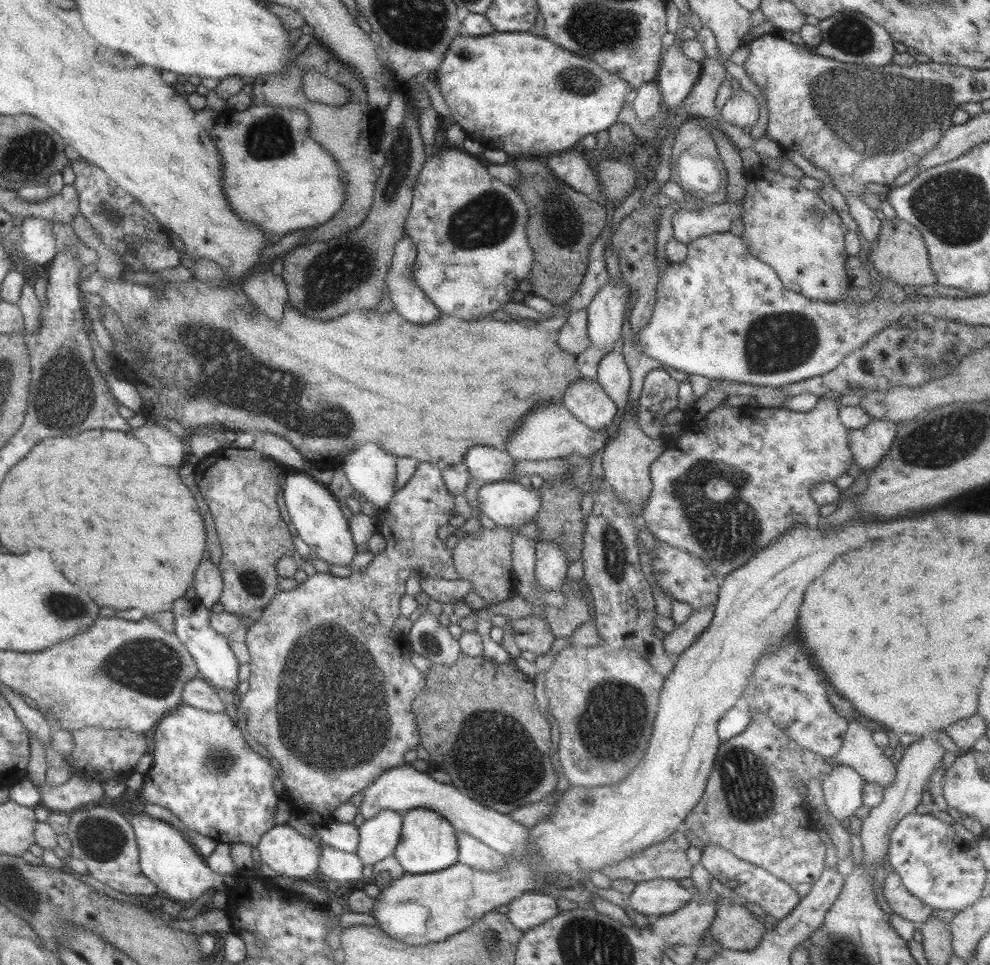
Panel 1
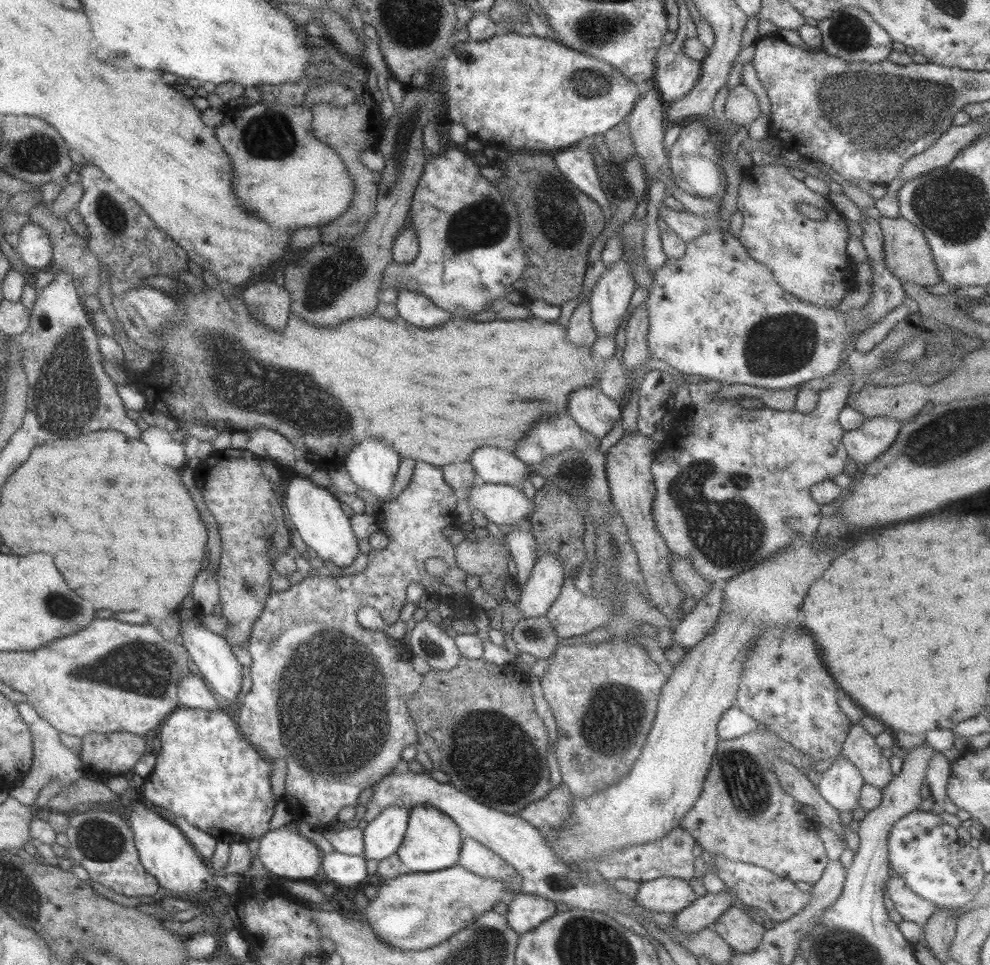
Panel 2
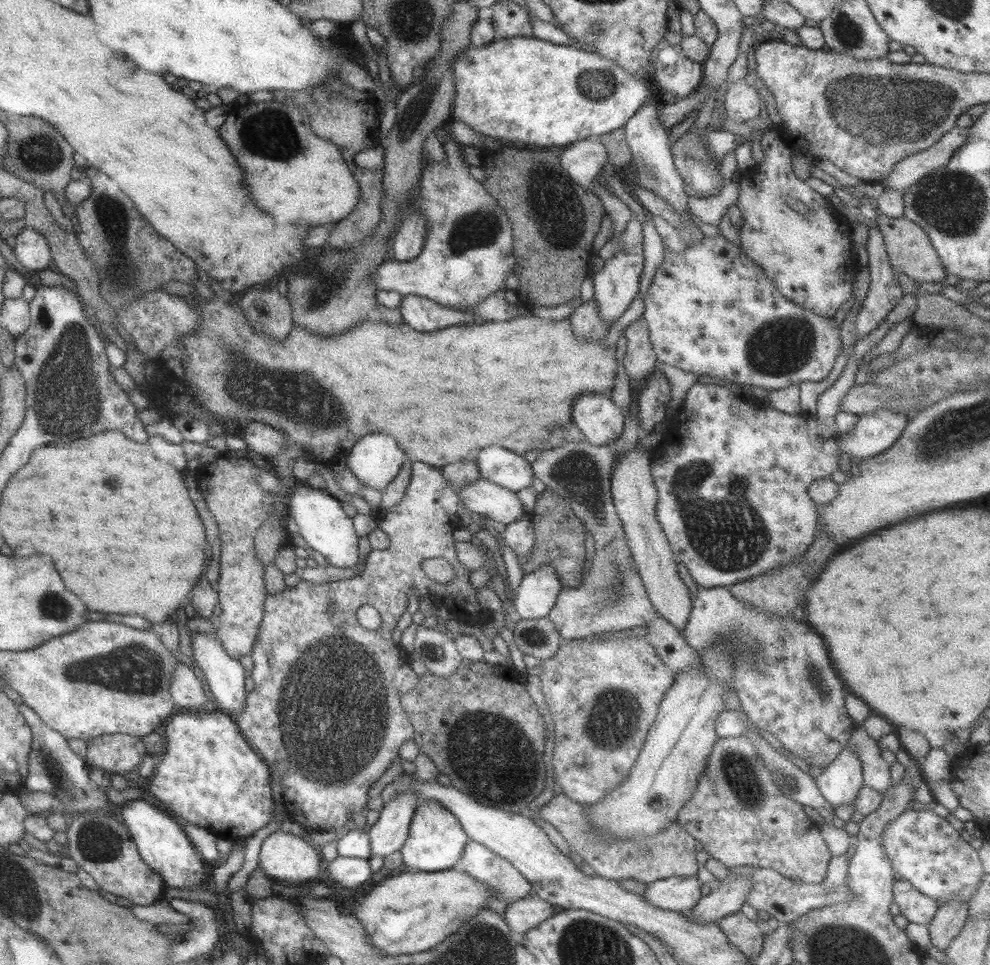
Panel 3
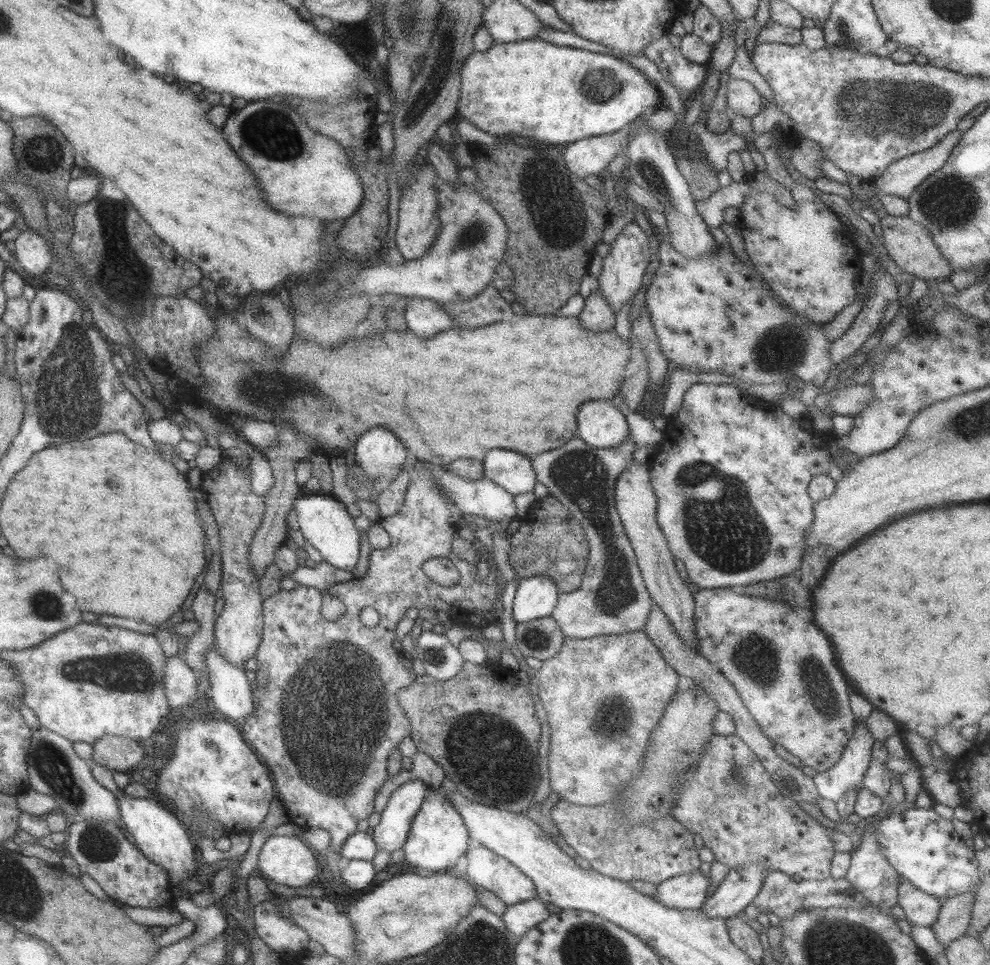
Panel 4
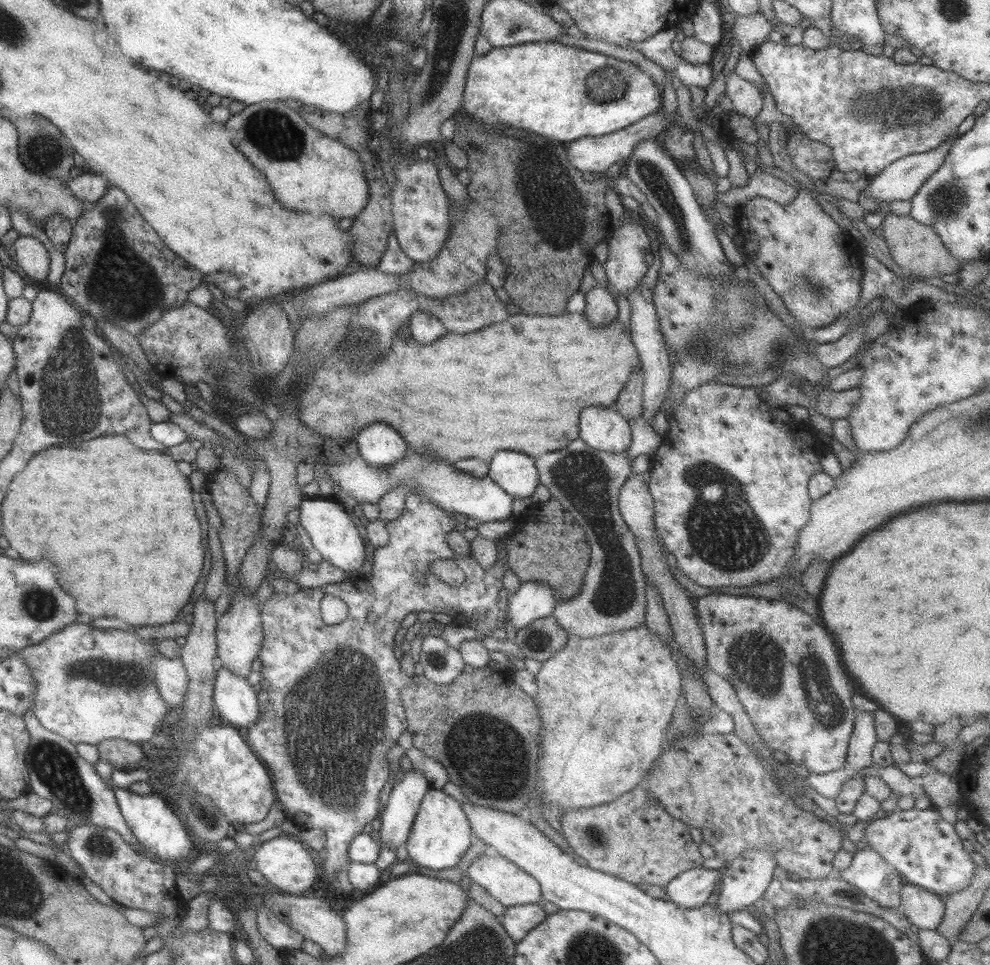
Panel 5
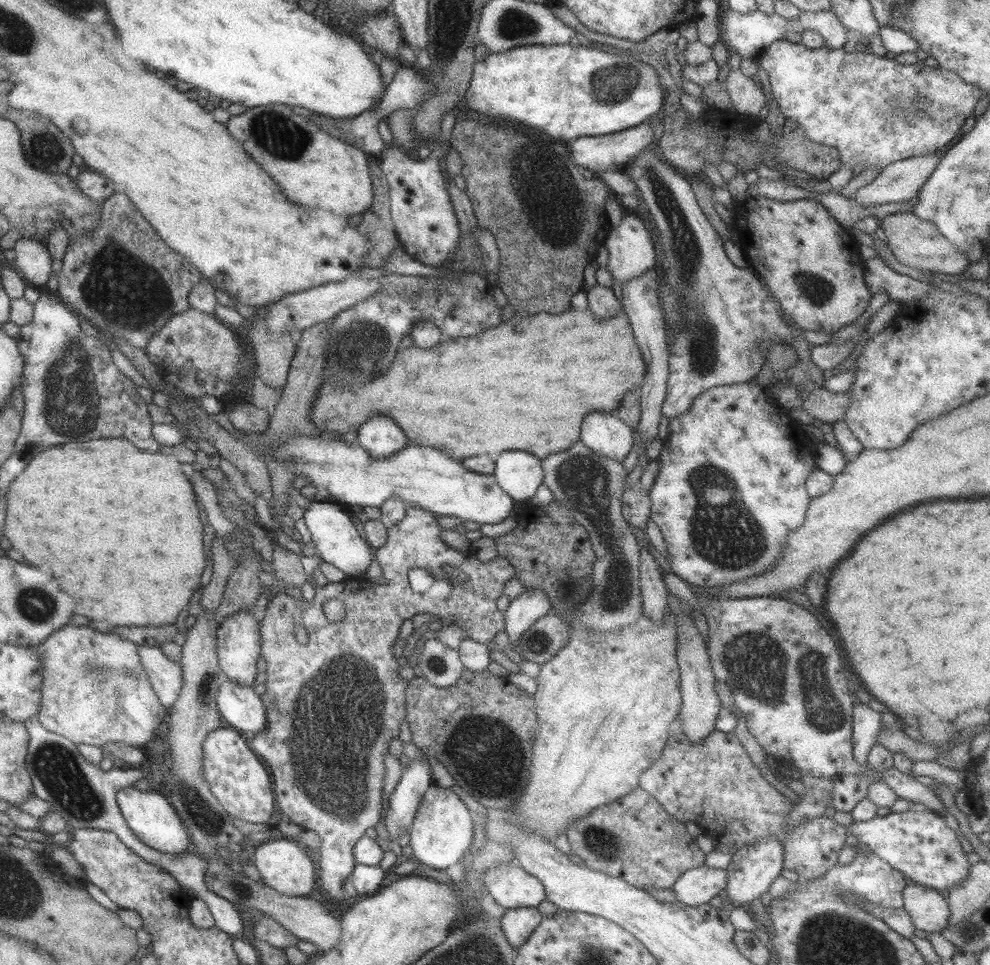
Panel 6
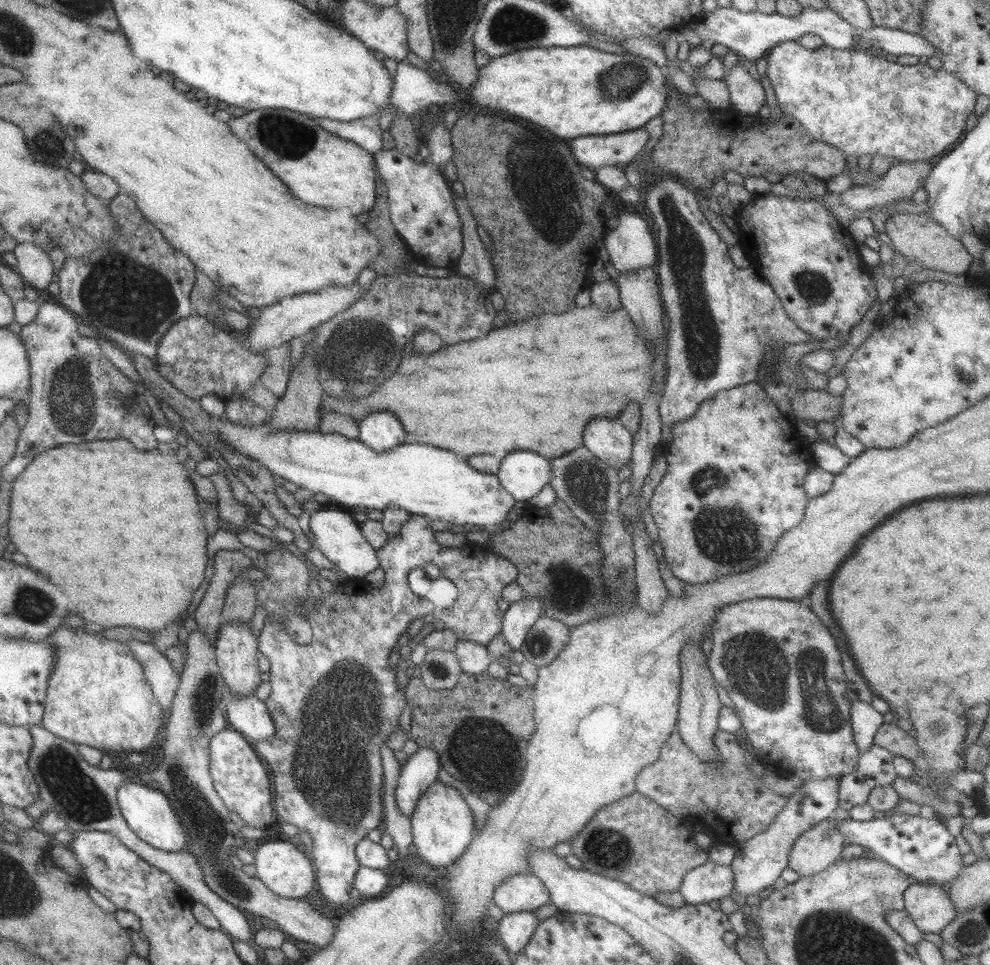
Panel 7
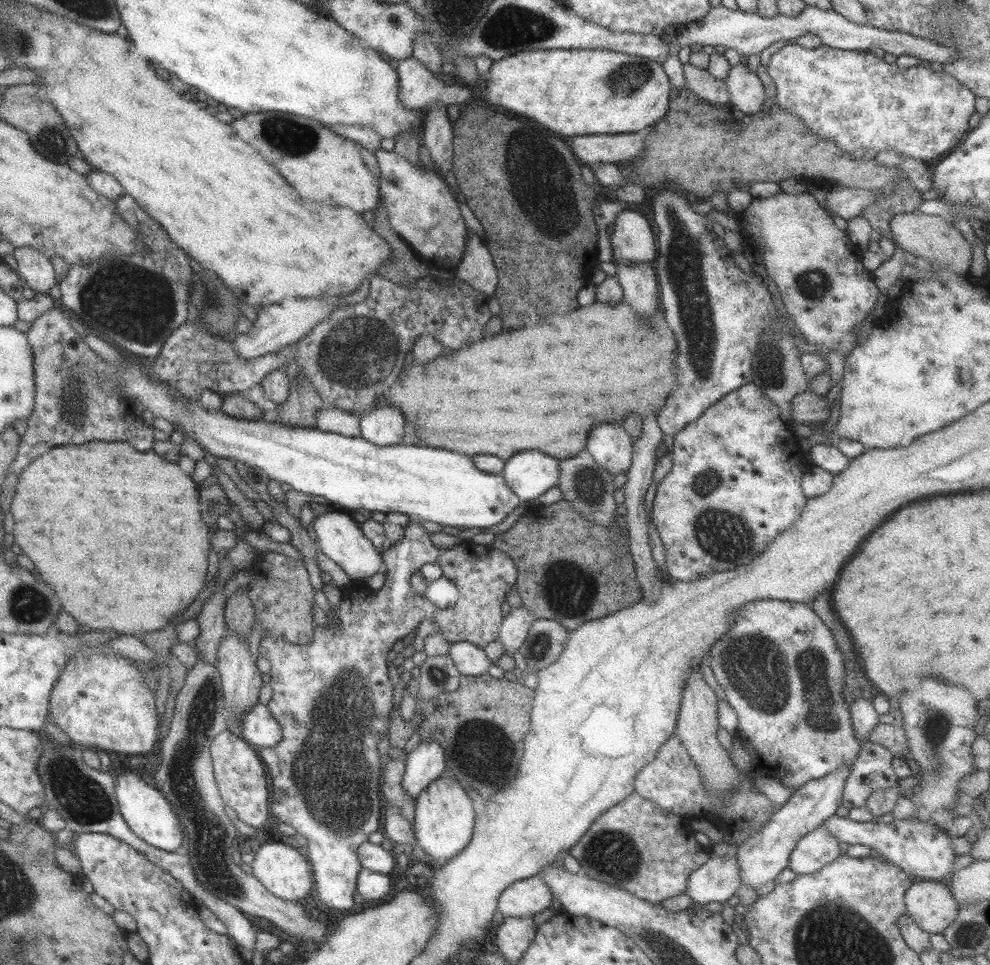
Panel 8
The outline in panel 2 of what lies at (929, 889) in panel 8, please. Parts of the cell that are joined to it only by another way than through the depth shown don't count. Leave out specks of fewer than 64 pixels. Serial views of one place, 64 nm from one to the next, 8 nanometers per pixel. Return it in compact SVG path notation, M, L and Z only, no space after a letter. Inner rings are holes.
M892 873L886 880L887 895L893 903L894 909L903 920L908 920L918 925L924 925L927 919L936 911L933 903L925 901L905 886L906 882L897 874Z

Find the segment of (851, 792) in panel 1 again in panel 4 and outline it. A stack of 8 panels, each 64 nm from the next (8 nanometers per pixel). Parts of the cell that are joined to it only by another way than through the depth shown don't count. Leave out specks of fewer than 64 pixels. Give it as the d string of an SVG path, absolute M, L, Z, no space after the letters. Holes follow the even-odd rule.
M857 721L854 733L847 741L841 758L831 768L815 774L811 779L820 799L836 803L845 793L860 787L871 760L871 748L875 742L873 739L867 731L865 722Z

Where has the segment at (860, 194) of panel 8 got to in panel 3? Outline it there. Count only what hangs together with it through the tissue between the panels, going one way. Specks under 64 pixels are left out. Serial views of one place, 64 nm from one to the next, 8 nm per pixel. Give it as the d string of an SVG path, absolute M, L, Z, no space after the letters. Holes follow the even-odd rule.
M951 127L929 148L910 154L894 164L887 178L879 180L879 183L883 188L894 188L903 192L904 188L911 187L921 177L927 177L935 169L943 168L955 150L967 140L969 133L969 127Z

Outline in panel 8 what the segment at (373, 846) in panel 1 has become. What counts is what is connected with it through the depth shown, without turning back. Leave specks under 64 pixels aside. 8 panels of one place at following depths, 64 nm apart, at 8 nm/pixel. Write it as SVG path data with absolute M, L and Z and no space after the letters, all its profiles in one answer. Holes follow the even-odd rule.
M427 740L421 741L406 756L401 787L411 799L417 799L417 796L444 772L445 755L436 742Z

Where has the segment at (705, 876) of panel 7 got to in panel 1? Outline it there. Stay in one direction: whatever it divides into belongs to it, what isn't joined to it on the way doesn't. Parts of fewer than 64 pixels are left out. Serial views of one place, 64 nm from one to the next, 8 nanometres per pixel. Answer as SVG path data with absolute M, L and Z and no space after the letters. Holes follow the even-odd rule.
M667 878L639 882L631 894L624 896L627 908L649 919L669 914L692 899L693 894L679 886L676 879Z

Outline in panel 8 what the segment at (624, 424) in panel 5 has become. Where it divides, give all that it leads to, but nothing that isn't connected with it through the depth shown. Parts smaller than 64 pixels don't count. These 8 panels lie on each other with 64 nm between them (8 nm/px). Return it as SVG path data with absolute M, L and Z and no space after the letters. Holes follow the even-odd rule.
M601 422L589 430L585 449L610 473L625 473L632 457L632 438L619 426Z

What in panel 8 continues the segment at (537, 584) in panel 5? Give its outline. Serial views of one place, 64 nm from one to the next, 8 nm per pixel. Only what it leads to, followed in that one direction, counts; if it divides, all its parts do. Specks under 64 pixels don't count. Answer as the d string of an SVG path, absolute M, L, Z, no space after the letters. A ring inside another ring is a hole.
M523 605L513 607L503 615L497 640L503 646L504 654L512 656L518 650L535 619L536 616Z

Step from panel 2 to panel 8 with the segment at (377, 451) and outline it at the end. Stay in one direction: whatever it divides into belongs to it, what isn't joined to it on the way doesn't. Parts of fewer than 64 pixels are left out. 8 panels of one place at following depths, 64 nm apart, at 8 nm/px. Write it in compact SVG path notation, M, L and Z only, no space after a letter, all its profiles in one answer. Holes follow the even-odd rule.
M377 406L360 414L360 437L375 446L391 446L402 442L403 416L393 406Z

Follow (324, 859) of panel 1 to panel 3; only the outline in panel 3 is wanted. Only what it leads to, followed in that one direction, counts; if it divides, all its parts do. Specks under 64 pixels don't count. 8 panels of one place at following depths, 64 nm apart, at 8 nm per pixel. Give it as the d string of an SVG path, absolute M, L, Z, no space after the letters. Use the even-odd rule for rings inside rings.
M339 855L327 863L327 872L335 882L339 882L341 886L347 886L347 888L361 886L372 874L366 858Z

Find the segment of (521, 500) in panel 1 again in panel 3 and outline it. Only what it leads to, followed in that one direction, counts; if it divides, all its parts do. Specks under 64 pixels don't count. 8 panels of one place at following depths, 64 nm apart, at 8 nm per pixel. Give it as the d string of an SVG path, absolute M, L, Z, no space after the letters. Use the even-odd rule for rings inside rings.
M476 479L472 483L457 488L463 500L460 504L470 512L501 524L515 522L524 512L516 492L498 484Z

